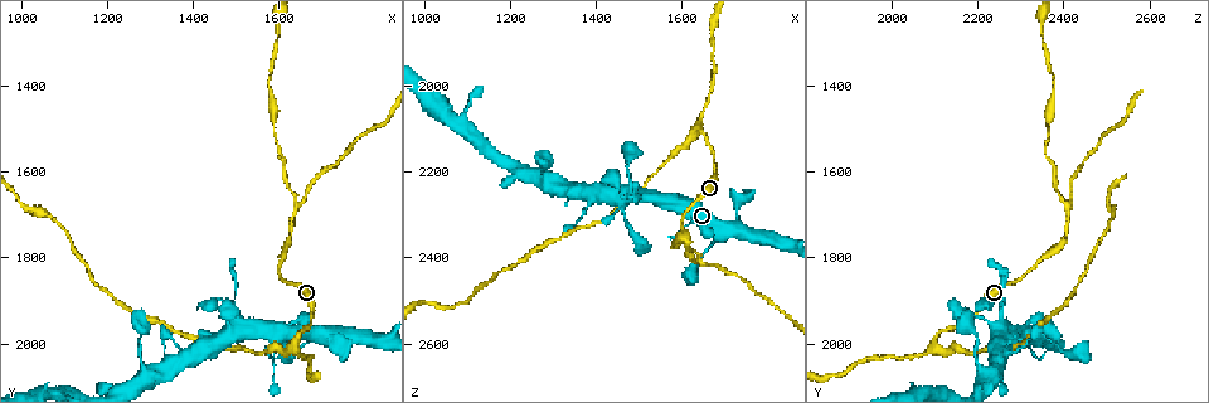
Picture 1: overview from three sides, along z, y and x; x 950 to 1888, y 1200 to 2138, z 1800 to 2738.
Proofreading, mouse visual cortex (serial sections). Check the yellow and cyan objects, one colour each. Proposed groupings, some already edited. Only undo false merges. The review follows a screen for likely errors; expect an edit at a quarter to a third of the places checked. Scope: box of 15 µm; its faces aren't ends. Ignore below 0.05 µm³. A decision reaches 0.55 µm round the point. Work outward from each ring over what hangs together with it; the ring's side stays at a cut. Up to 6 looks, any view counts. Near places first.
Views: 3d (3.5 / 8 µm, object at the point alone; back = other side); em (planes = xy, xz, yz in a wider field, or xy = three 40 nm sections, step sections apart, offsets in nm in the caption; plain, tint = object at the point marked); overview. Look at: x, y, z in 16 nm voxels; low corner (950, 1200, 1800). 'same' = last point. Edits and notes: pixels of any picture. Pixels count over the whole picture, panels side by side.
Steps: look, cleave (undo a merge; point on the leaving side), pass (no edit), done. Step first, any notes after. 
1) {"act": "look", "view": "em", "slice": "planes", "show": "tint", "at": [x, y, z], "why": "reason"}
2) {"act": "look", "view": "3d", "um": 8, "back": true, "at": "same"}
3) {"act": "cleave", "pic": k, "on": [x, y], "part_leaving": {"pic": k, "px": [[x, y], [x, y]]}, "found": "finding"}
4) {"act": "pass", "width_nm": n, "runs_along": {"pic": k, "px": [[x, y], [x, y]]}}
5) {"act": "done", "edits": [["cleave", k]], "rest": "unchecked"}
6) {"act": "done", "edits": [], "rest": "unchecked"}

{"act": "look", "view": "3d", "um": 3.5, "at": [1690, 1975, 2355], "why": "abrupt turn"}

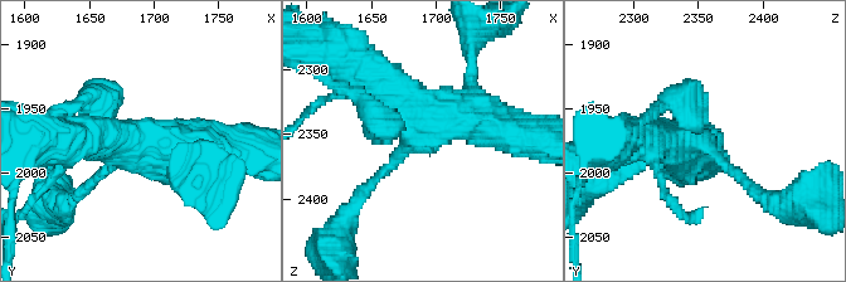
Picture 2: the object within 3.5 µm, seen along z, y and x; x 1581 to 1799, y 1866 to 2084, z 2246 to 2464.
{"act": "look", "view": "em", "slice": "xy", "step": 1, "show": "tint", "at": [1684, 1974, 2350], "arms": 4, "arm_widths_nm": [150, 300, 500, 600], "why": "now the EM"}

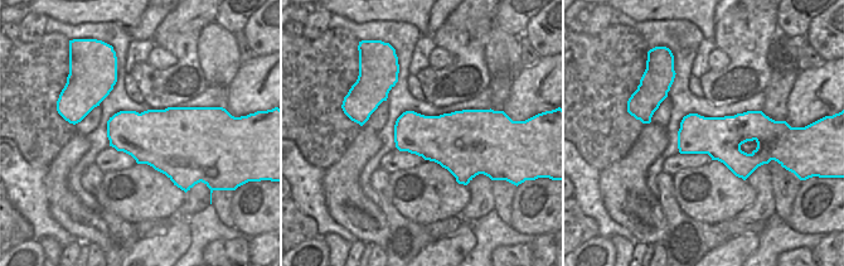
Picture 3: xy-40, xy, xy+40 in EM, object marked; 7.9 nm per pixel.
{"act": "look", "view": "em", "slice": "xy", "step": 2, "show": "tint", "at": "same"}

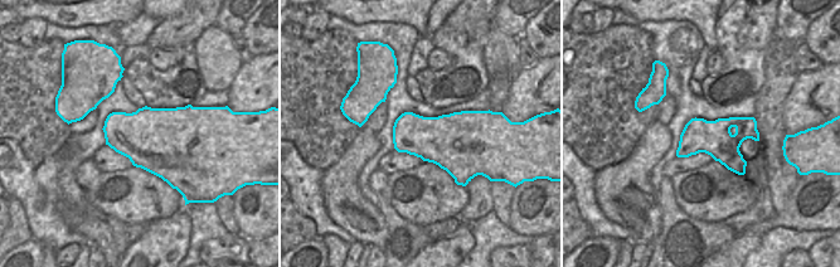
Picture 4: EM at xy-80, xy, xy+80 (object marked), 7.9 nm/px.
{"act": "pass", "width_nm": 440, "runs_along": {"pic": 2, "px": [[635, 137], [703, 141], [752, 188]]}, "found": "one cell here"}

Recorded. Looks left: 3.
{"act": "look", "view": "3d", "um": 3.5, "at": [1635, 2000, 2100], "why": "sharp bend"}

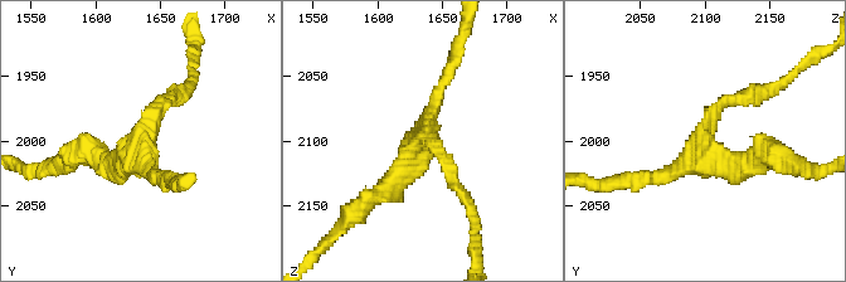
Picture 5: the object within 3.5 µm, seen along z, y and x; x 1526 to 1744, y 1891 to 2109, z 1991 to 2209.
{"act": "look", "view": "em", "slice": "planes", "show": "tint", "at": [1636, 2000, 2100]}

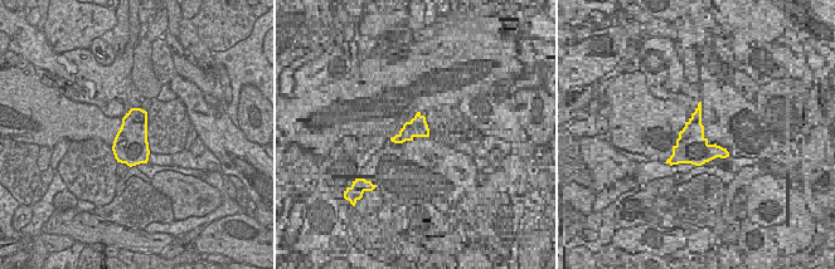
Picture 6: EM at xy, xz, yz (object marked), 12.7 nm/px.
{"act": "pass", "width_nm": 440, "runs_along": {"pic": 5, "px": [[173, 93], [122, 166], [98, 155]]}, "found": "one cell here"}

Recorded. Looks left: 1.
{"act": "done", "edits": [], "rest": "unchecked"}

